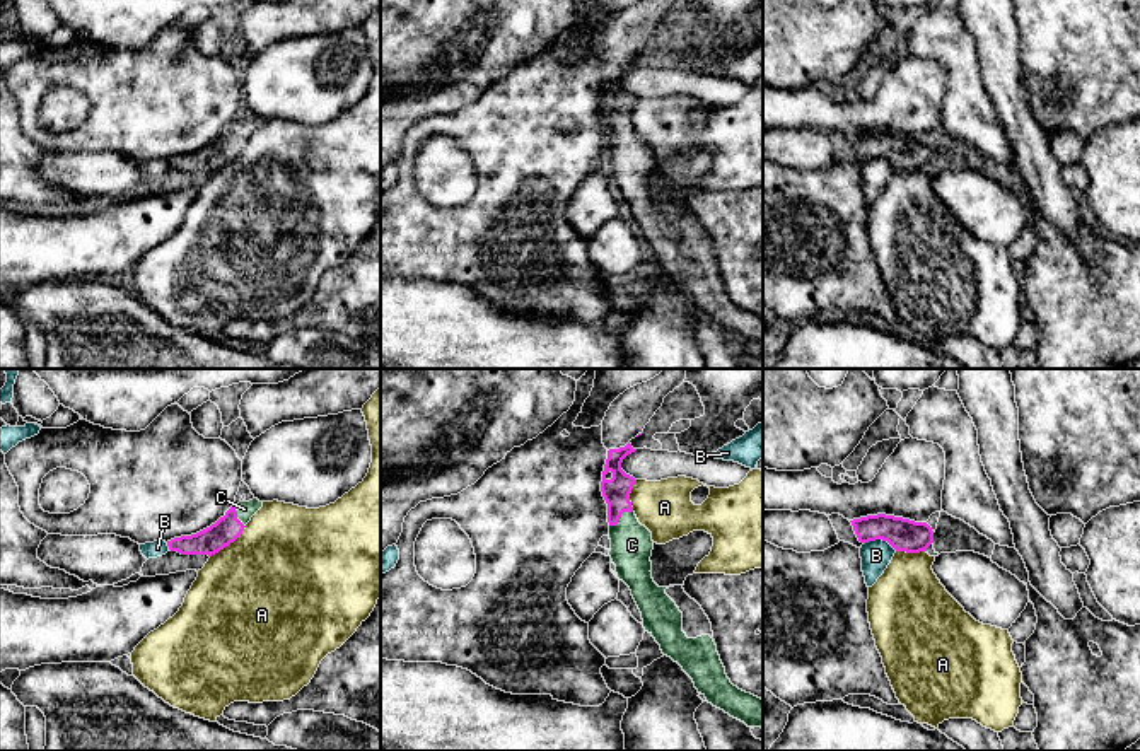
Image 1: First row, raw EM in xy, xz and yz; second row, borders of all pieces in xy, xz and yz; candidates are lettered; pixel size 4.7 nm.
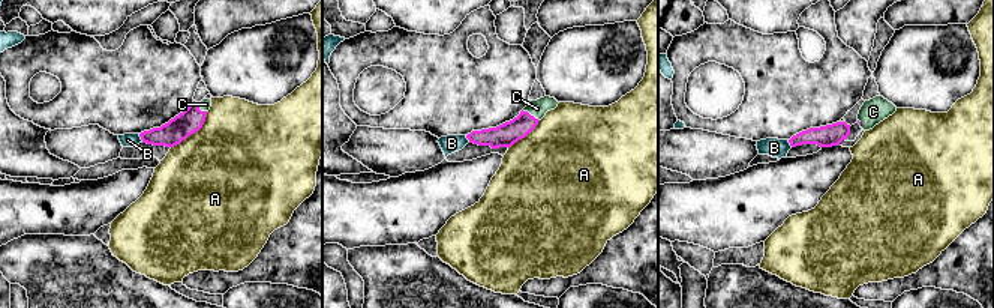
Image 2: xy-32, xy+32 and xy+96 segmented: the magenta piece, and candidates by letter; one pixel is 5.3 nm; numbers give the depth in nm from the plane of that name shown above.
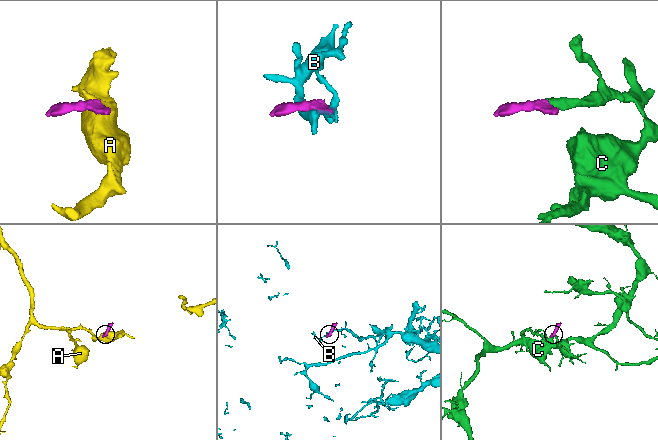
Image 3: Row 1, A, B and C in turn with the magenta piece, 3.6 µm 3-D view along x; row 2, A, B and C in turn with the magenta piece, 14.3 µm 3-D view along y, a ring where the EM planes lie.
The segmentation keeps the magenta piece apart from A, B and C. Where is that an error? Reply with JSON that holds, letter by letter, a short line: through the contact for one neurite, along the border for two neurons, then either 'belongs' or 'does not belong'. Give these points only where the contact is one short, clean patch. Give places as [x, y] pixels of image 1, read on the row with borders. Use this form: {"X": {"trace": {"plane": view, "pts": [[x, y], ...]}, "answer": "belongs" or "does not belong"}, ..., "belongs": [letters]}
{"A": {"answer": "does not belong"}, "B": {"answer": "does not belong"}, "C": {"trace": {"plane": "xz", "pts": [[632, 511], [625, 511], [610, 526]]}, "answer": "does not belong"}, "belongs": []}

